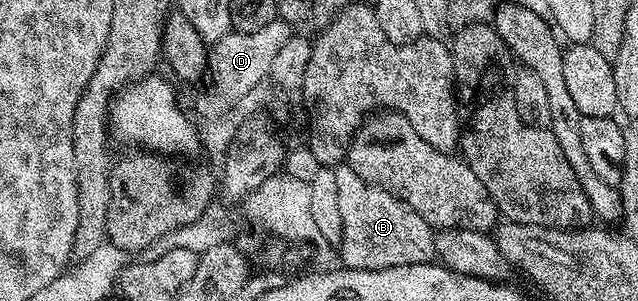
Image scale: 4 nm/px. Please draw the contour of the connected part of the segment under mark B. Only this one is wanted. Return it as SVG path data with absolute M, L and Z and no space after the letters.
M345 164L334 170L336 200L340 203L342 240L341 265L347 270L379 270L396 268L400 264L424 264L435 261L436 231L412 208L381 186L371 186L360 180Z

